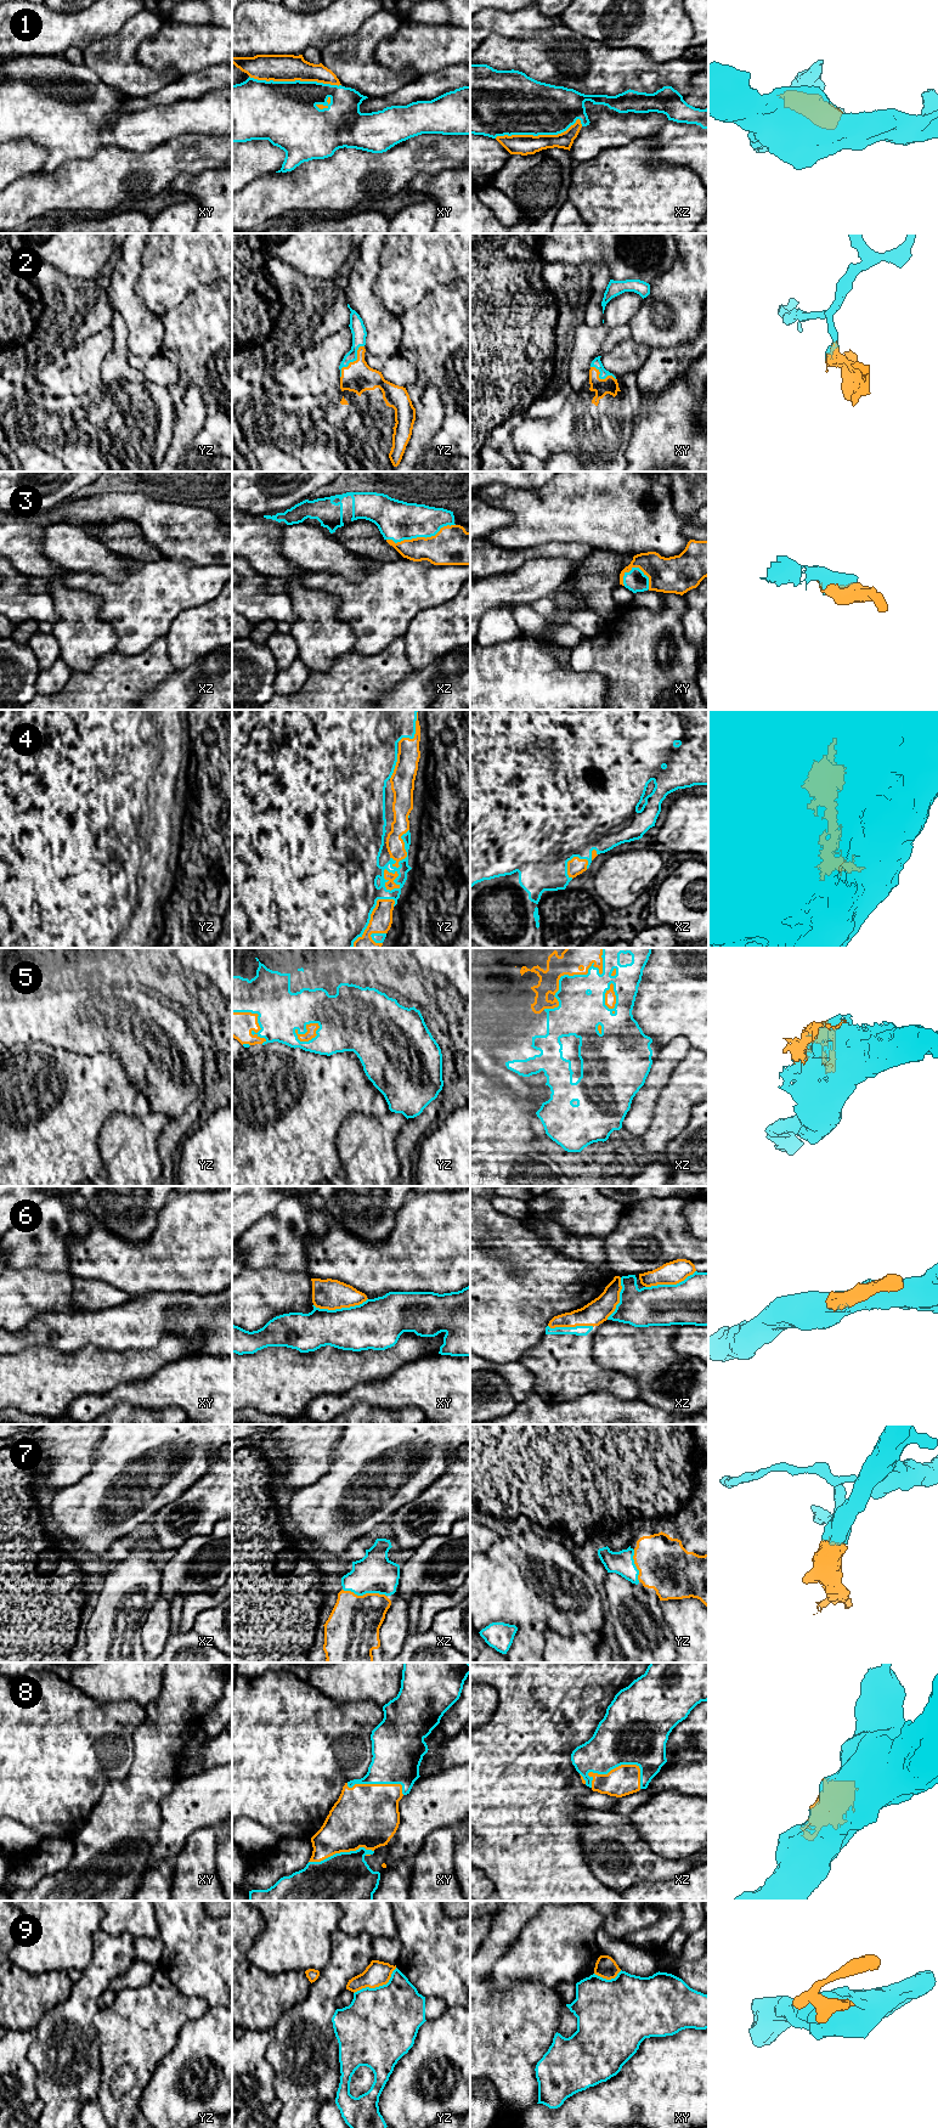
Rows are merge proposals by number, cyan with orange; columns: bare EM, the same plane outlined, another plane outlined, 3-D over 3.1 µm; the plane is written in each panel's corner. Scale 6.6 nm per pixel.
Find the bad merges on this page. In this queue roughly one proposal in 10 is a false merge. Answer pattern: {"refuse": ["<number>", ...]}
{"refuse": ["9"]}

